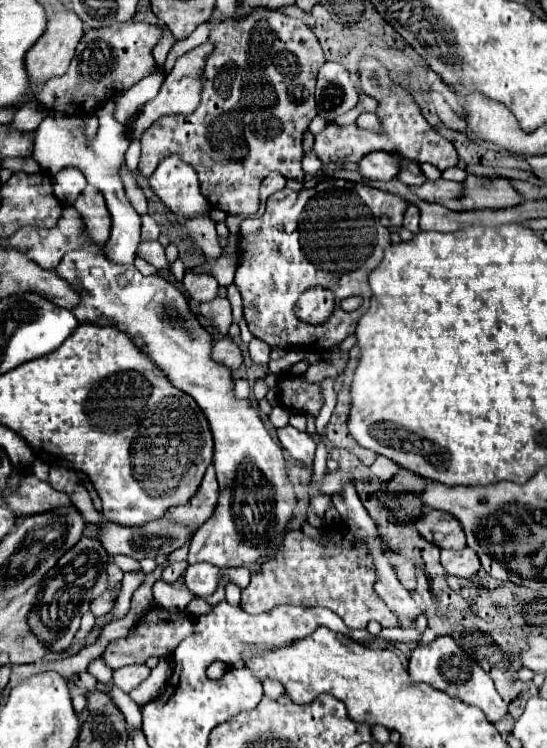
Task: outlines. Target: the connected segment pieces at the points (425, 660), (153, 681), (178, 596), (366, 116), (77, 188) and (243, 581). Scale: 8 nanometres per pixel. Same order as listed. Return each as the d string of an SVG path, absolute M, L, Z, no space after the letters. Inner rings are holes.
M441 635L435 641L431 641L429 645L417 645L411 651L409 675L415 681L423 681L423 683L433 685L439 691L447 691L451 697L463 699L467 705L479 707L487 715L487 719L491 719L491 723L497 723L507 715L507 703L495 691L493 679L477 665L477 661L473 657L469 657L453 641L451 635Z
M161 657L161 659L159 659L159 665L151 671L151 675L149 675L135 691L129 693L131 699L133 699L139 707L143 707L143 705L149 703L151 699L155 699L155 695L159 695L161 687L163 687L165 681L171 677L171 673L173 673L173 659L171 659L171 657Z
M157 581L153 585L153 597L155 605L161 605L163 609L173 613L183 613L185 607L195 599L195 595L191 595L189 589L175 589L163 581Z
M363 113L363 115L359 115L357 125L361 129L367 129L367 131L381 131L381 123L379 123L379 119L377 119L375 113Z
M63 167L59 173L53 175L53 191L63 205L73 205L85 185L87 181L77 167Z
M231 567L231 569L227 569L225 571L225 577L229 579L229 581L233 581L233 583L237 583L239 587L247 587L247 583L249 583L249 569L247 567Z

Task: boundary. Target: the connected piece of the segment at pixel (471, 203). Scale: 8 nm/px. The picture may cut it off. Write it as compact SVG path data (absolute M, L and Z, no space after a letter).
M471 175L465 181L465 185L469 185L469 189L461 201L467 205L467 209L471 207L499 209L499 207L517 205L521 201L521 195L511 187L507 179L487 181L487 179L477 179Z

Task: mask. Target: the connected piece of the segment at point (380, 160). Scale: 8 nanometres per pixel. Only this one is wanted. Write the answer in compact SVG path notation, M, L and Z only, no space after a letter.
M371 153L361 159L359 173L371 181L391 181L401 171L401 159L397 159L393 153Z

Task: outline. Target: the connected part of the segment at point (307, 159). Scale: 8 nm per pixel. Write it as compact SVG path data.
M309 151L309 153L303 155L303 171L307 175L311 175L311 177L317 175L317 171L321 171L321 167L323 167L323 163L319 161L319 157L313 155L313 151Z

